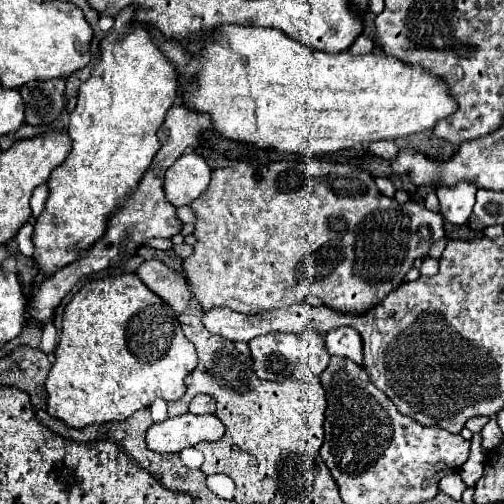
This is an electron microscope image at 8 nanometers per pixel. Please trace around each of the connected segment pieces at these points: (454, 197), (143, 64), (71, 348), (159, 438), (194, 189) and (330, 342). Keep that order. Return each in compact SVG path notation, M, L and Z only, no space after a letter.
M456 184L454 188L436 188L436 196L440 200L440 214L450 224L466 224L472 208L476 186L474 184Z
M134 6L124 8L108 36L100 42L100 62L90 78L78 88L76 110L70 114L68 134L72 138L72 152L50 174L50 196L46 208L34 224L34 262L44 274L54 274L62 266L80 258L80 252L90 248L106 230L106 218L126 200L130 188L138 184L154 154L160 148L156 130L162 126L168 108L178 98L178 72L174 64L162 54L150 32L134 20Z
M132 272L88 282L70 300L64 310L62 336L54 356L56 360L46 378L48 412L74 428L126 420L136 410L150 406L156 398L182 398L186 392L184 378L196 368L198 360L194 346L178 324L178 314Z
M182 414L152 424L146 432L146 444L158 454L180 452L200 442L216 442L224 436L224 424L216 416Z
M182 154L164 176L164 194L172 206L186 206L196 200L210 182L210 168L202 154Z
M344 326L344 328L338 328L338 330L330 330L326 334L326 348L328 348L330 354L350 358L358 366L362 366L362 360L364 360L362 338L358 336L358 332L354 328Z

